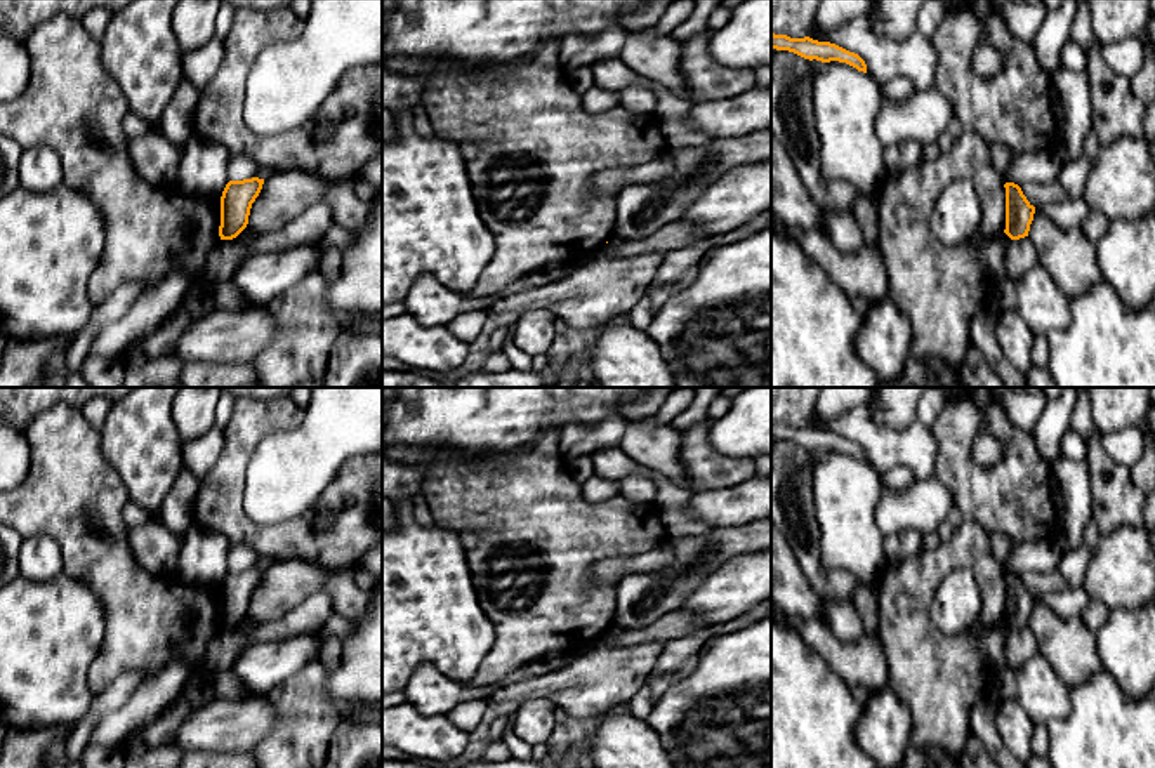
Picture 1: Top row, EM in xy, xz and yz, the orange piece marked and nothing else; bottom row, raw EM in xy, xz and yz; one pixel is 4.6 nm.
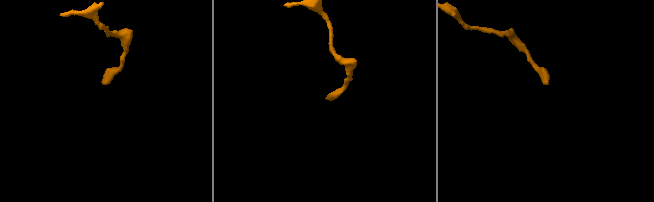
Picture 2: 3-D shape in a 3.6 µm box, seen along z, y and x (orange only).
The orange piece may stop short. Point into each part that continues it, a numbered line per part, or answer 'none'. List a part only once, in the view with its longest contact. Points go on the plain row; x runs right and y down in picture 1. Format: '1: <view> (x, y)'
none

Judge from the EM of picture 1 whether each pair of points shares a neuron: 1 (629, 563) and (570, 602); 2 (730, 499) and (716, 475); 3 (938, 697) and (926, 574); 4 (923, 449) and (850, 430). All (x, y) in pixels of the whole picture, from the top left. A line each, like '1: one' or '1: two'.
1: two
2: two
3: one
4: one

